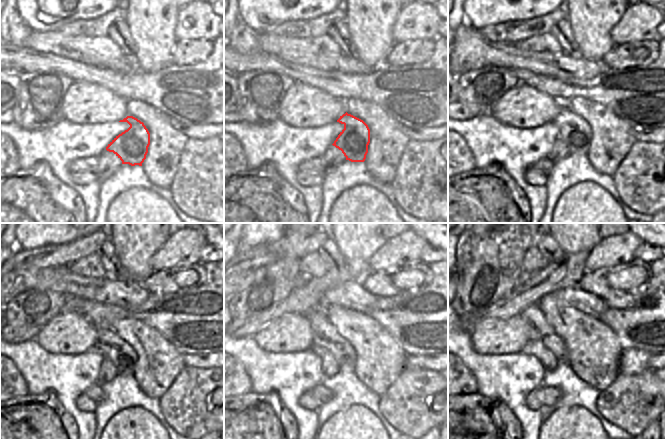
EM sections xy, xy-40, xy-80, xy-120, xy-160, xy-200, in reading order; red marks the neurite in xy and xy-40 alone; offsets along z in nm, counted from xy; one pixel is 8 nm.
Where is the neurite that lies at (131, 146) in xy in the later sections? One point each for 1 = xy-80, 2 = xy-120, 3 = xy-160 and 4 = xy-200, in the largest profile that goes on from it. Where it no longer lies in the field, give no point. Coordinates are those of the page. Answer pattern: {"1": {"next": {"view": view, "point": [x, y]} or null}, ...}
{"1": {"next": {"view": "xy-80", "point": [576, 134]}}, "2": {"next": {"view": "xy-120", "point": [121, 354]}}, "3": {"next": {"view": "xy-160", "point": [326, 336]}}, "4": {"next": {"view": "xy-200", "point": [539, 328]}}}

